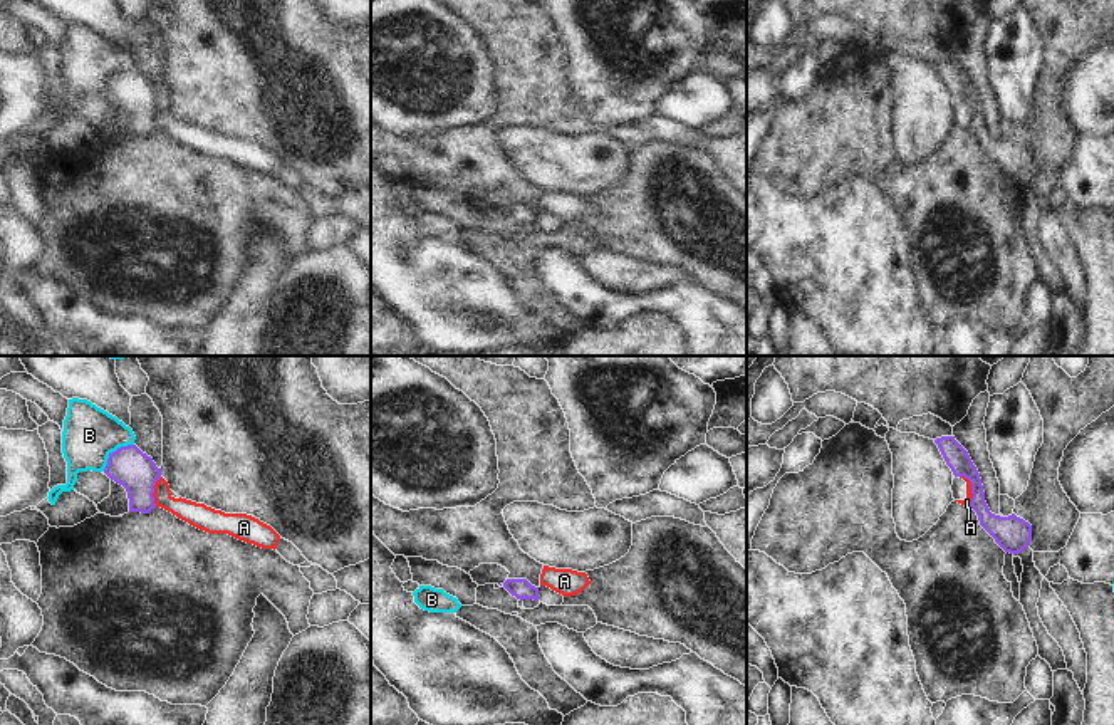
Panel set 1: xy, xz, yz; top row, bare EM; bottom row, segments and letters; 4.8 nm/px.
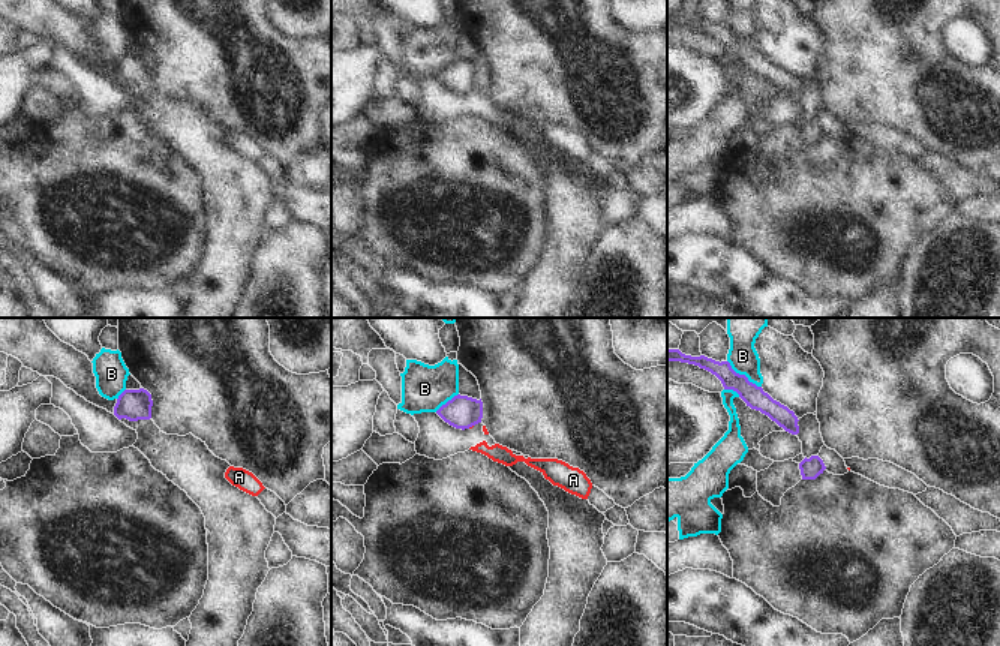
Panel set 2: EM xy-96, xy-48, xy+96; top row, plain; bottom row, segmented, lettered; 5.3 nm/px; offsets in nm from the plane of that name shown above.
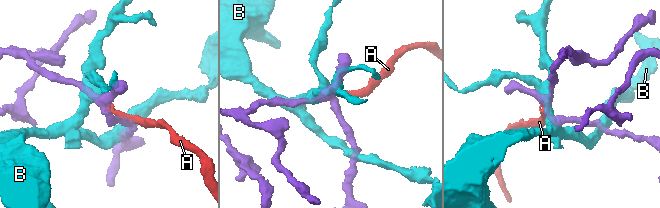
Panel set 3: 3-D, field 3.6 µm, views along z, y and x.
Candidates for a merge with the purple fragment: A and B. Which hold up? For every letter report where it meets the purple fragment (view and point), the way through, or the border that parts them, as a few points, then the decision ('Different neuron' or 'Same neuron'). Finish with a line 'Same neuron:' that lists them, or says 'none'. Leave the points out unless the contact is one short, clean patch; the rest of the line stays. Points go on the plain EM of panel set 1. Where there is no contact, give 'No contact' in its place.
A: Touches purple at yz (972, 114). Boundary: yz (962, 99), (970, 108), (970, 130). Different neuron
B: Touches purple at xy (113, 76). Different neuron
Same neuron: none

